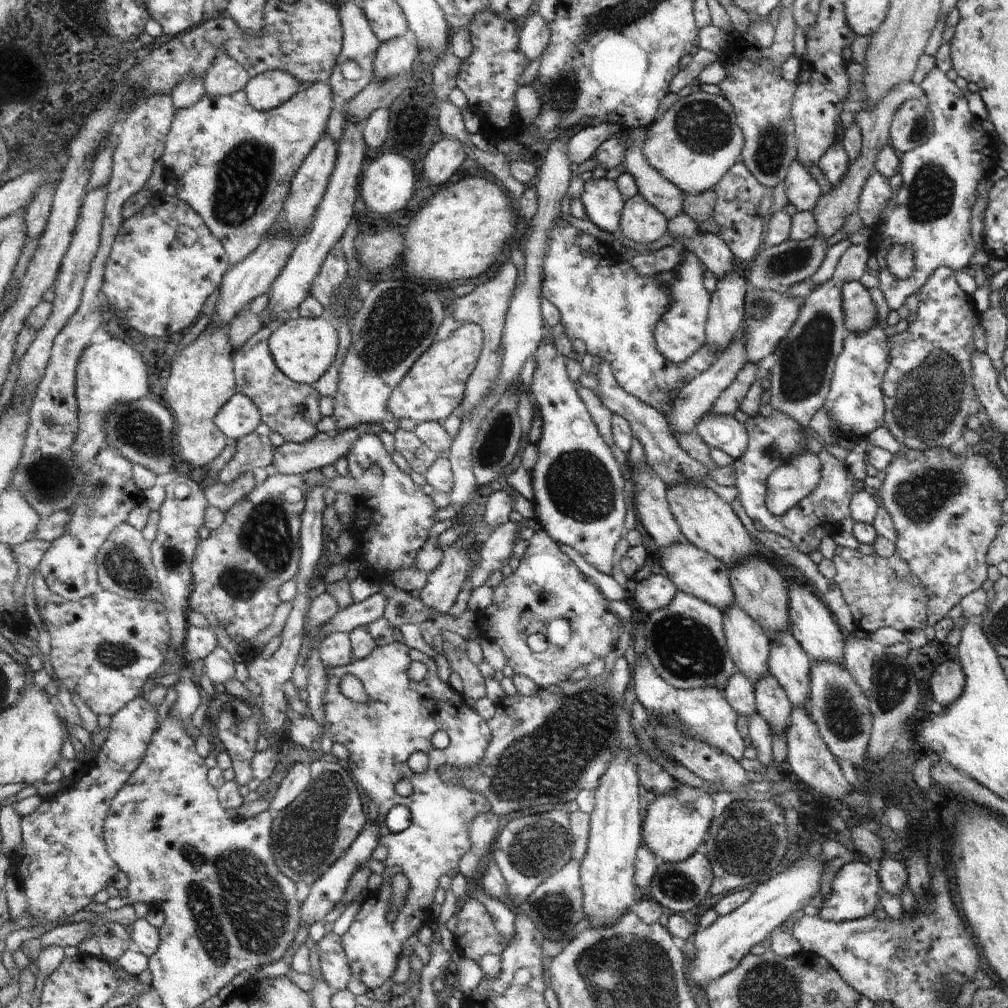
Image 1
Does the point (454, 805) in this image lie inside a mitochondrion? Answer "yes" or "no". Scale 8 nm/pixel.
yes

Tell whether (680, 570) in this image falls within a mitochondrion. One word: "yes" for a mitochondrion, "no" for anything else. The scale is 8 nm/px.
no

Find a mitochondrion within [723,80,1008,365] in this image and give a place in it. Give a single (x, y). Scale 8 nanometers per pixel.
(931, 196)

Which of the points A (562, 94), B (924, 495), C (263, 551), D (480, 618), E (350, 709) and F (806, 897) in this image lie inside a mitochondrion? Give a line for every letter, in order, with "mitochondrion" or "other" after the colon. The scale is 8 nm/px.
A: mitochondrion
B: mitochondrion
C: mitochondrion
D: other
E: other
F: other

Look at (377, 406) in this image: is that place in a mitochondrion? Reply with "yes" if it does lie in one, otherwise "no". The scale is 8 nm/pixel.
no

